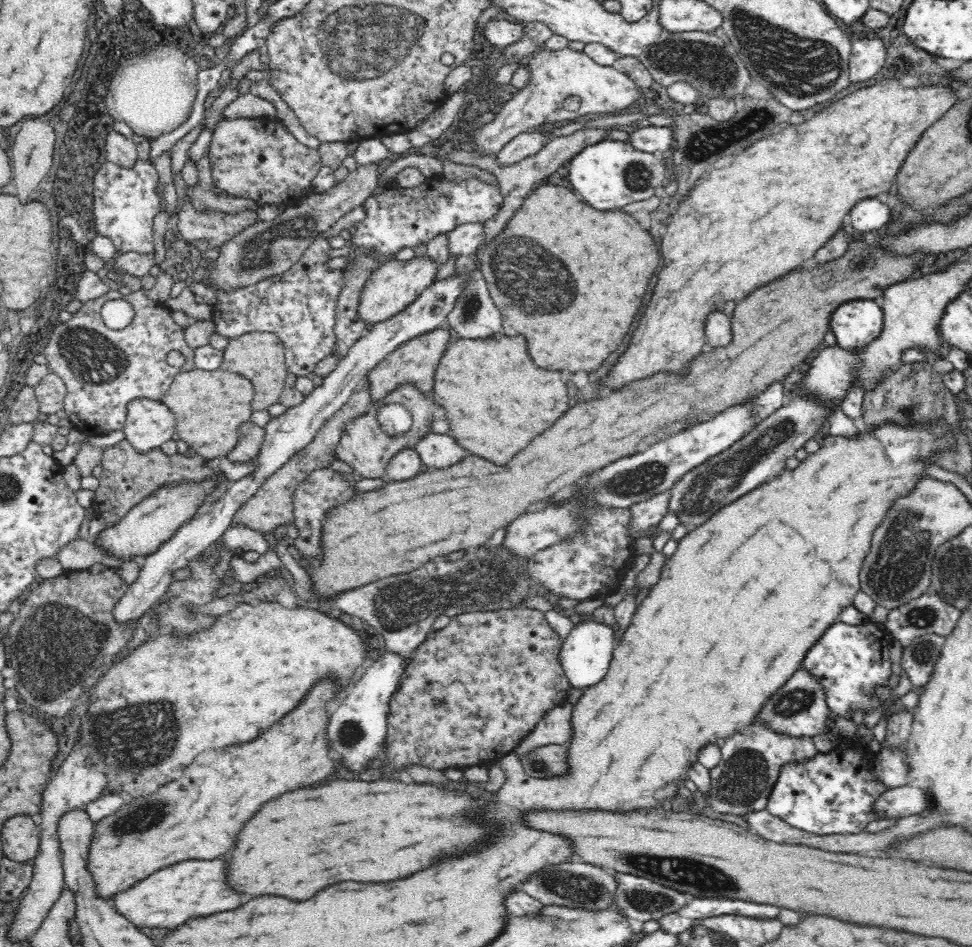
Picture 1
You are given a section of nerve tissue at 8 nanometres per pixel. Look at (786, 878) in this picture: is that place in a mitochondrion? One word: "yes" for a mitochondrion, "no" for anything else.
no

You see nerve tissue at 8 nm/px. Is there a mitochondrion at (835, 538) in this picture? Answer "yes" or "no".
no

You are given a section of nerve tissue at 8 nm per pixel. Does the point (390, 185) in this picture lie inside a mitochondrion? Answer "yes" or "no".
no

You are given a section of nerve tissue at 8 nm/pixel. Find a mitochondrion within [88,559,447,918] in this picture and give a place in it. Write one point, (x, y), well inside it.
(143, 817)

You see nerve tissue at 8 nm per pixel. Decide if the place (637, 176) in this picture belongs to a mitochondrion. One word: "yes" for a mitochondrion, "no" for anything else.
yes

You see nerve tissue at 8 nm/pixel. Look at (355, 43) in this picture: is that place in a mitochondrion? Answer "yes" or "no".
yes

